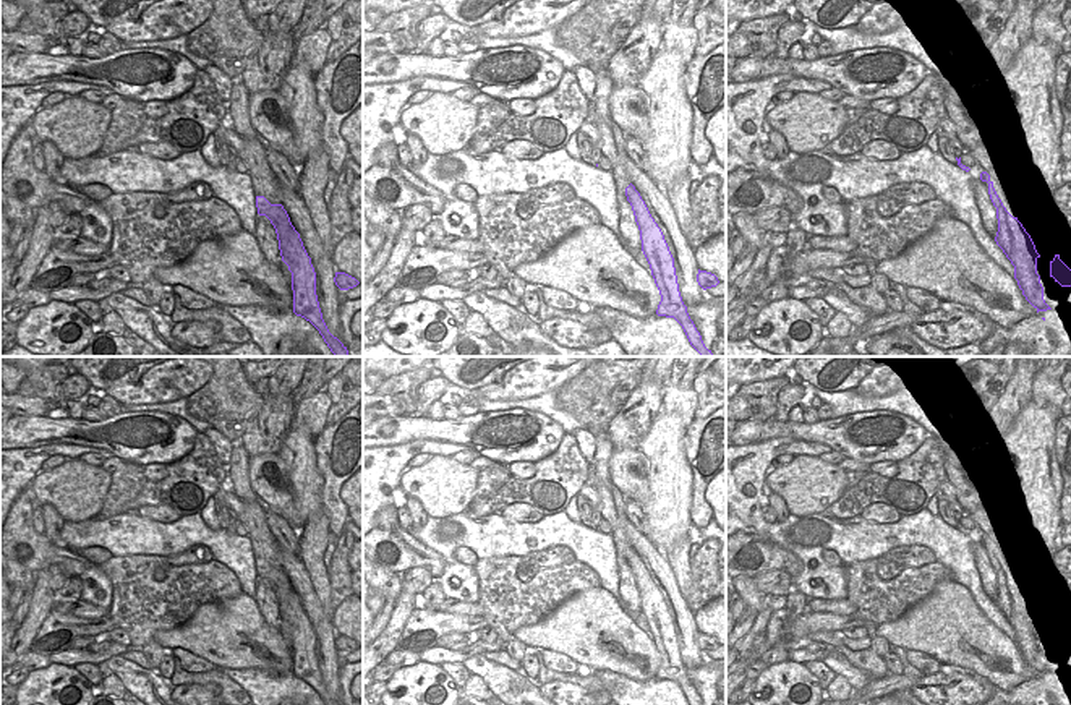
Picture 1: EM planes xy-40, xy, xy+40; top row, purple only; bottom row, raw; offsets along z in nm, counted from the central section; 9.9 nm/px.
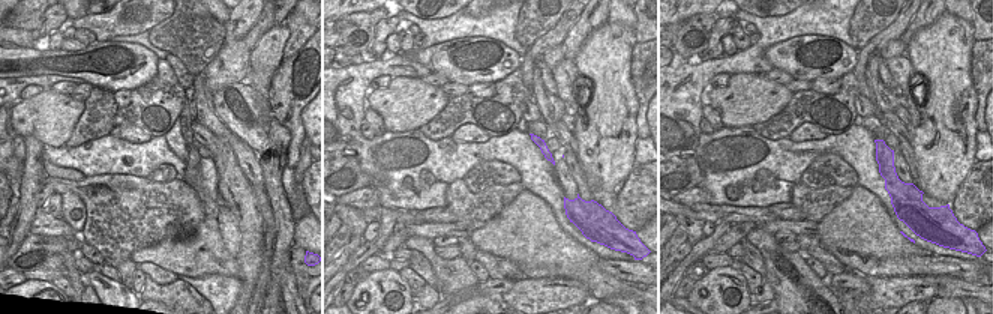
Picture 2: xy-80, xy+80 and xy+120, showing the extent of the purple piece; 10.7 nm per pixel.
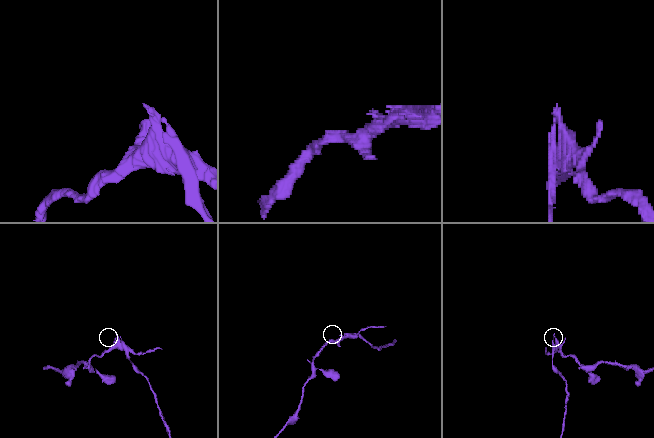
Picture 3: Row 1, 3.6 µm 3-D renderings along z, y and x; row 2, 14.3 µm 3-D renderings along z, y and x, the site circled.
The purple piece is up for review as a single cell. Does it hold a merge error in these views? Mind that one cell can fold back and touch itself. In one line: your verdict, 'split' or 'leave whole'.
split

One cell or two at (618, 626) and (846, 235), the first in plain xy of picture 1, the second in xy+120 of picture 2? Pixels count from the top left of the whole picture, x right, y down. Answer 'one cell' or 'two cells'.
one cell

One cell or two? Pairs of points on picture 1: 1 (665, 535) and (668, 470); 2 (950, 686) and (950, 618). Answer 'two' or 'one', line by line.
1: one
2: two

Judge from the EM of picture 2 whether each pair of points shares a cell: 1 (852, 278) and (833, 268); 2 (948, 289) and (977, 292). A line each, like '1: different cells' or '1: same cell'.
1: different cells
2: same cell

